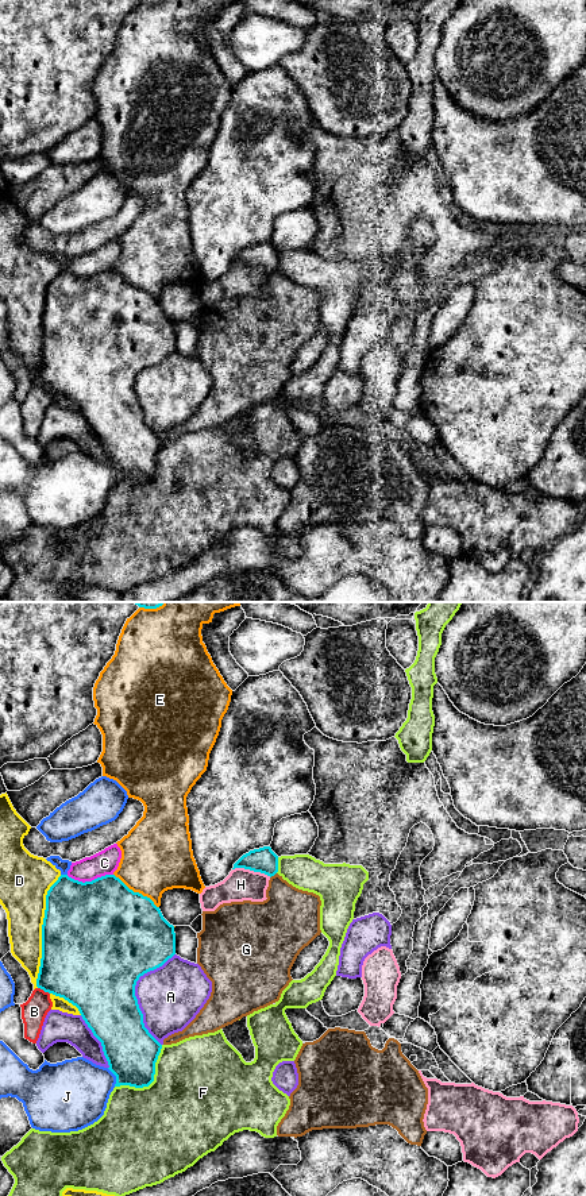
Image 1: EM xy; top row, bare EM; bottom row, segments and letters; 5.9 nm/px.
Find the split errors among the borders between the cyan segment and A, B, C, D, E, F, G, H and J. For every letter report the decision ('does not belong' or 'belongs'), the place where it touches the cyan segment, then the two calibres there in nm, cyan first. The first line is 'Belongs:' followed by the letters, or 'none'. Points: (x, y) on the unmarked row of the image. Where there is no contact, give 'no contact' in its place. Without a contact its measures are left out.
Belongs: none
A: does not belong; meets cyan in xy at (134, 389); 480 nm thick on the cyan side, 380 nm on the other
B: does not belong; meets cyan in xy at (43, 385); 420 nm thick on the cyan side, 150 nm on the other
C: does not belong; meets cyan in xy at (89, 277); 500 nm thick on the cyan side, 140 nm on the other
D: does not belong; meets cyan in xy at (42, 327); 500 nm thick on the cyan side, 280 nm on the other
E: does not belong; meets cyan in xy at (137, 288); 500 nm thick on the cyan side, 420 nm on the other
F: does not belong; meets cyan in xy at (151, 477); 300 nm thick on the cyan side, 500 nm on the other
G: does not belong; meets cyan in xy at (273, 270); 150 nm thick on the cyan side, 320 nm on the other
H: does not belong; meets cyan in xy at (251, 265); 150 nm thick on the cyan side, 190 nm on the other
J: does not belong; meets cyan in xy at (116, 473); 300 nm thick on the cyan side, 380 nm on the other

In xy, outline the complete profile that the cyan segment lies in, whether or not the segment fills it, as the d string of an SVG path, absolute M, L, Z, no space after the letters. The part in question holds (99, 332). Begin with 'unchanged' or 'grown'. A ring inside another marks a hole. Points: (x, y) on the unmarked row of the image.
unchanged; M61 270L47 286L36 382L63 393L78 404L93 431L101 437L108 464L116 471L115 482L143 483L154 477L155 458L162 440L144 423L135 381L140 371L162 362L174 350L174 321L163 313L150 293L134 288L115 270L85 278Z

